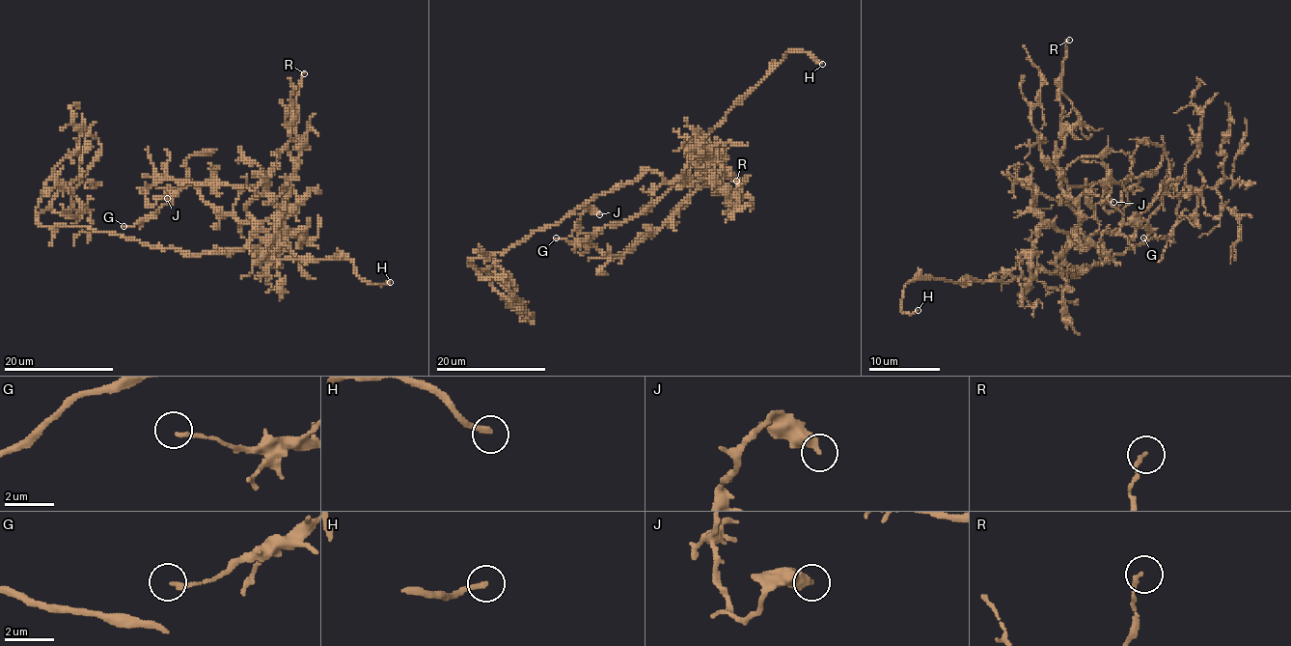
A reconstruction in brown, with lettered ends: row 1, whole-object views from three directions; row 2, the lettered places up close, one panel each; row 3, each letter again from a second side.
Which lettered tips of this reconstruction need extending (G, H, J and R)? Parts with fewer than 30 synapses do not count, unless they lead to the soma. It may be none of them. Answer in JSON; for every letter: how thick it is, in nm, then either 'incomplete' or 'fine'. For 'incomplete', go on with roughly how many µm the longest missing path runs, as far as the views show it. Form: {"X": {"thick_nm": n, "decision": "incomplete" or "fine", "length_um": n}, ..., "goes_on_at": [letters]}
{"G": {"thick_nm": 160, "decision": "fine"}, "H": {"thick_nm": 240, "decision": "incomplete", "length_um": 35}, "J": {"thick_nm": 460, "decision": "fine"}, "R": {"thick_nm": 140, "decision": "fine"}, "goes_on_at": ["H"]}

